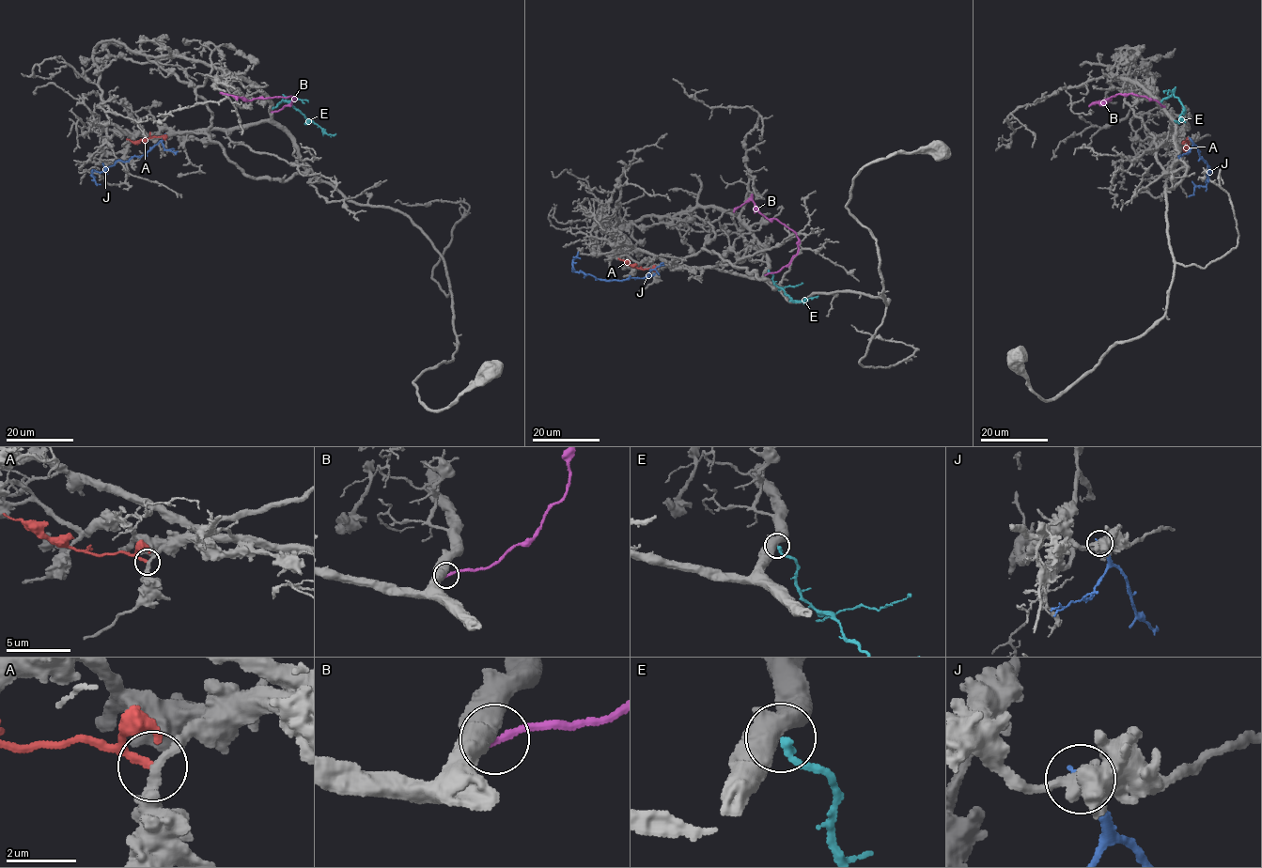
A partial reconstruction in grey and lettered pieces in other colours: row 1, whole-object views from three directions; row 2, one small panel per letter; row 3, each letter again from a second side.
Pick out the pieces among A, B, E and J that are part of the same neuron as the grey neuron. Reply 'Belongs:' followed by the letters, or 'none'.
Belongs: none

